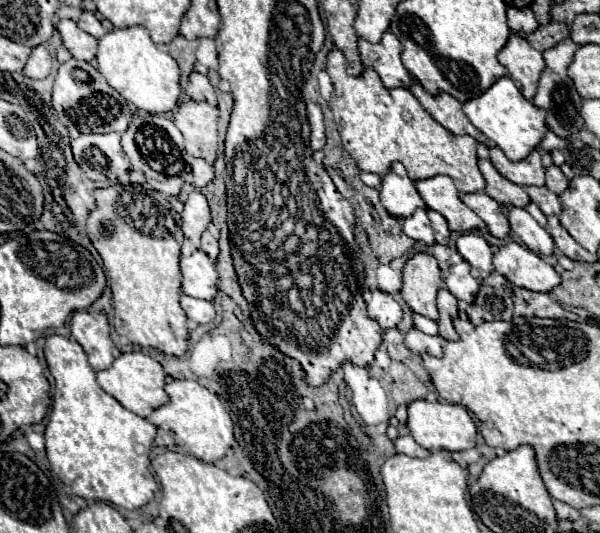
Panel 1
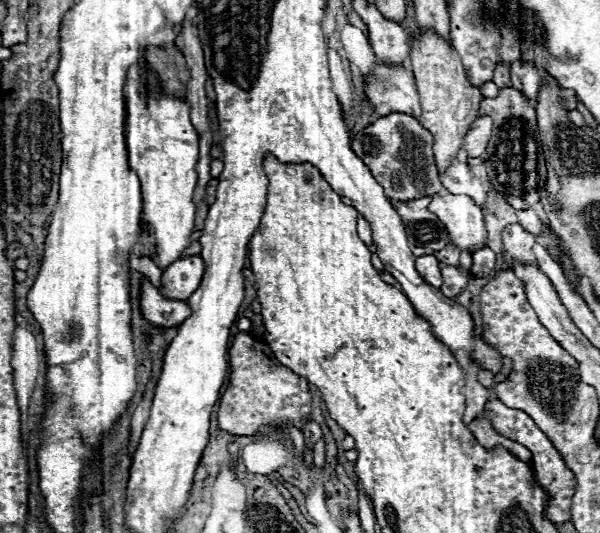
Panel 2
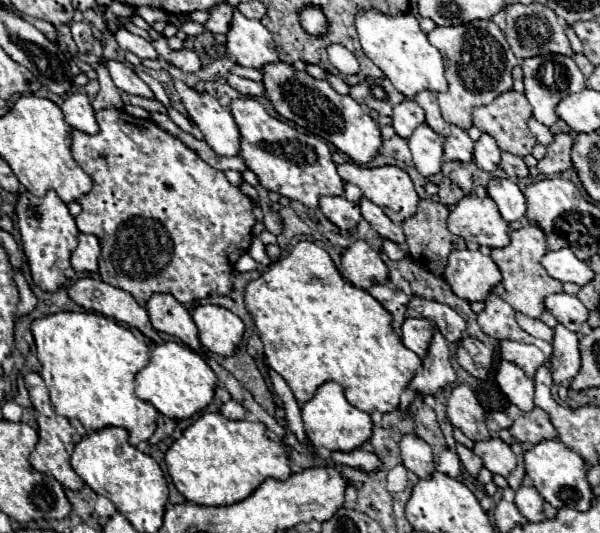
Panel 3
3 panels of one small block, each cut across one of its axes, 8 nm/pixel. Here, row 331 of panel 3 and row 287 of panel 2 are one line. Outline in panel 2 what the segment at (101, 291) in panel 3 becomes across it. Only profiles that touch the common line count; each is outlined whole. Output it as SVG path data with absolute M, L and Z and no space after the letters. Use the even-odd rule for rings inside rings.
M146 278L140 280L140 314L156 326L180 326L190 316L188 302L166 300Z

